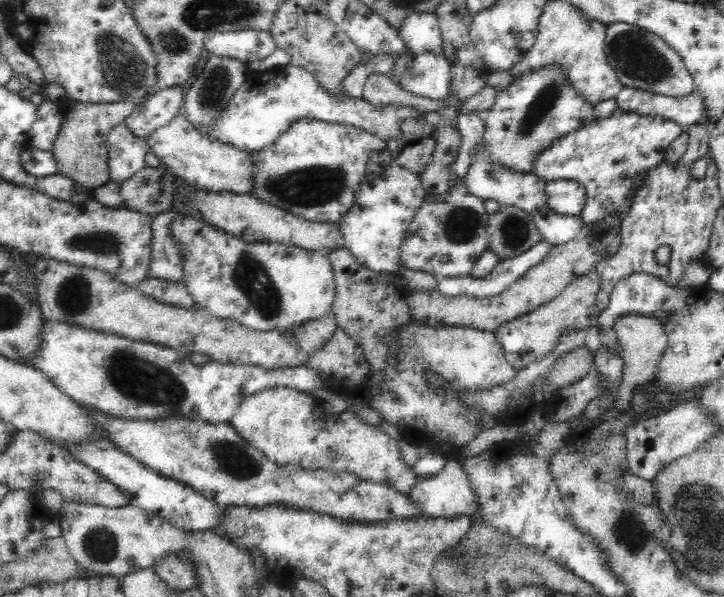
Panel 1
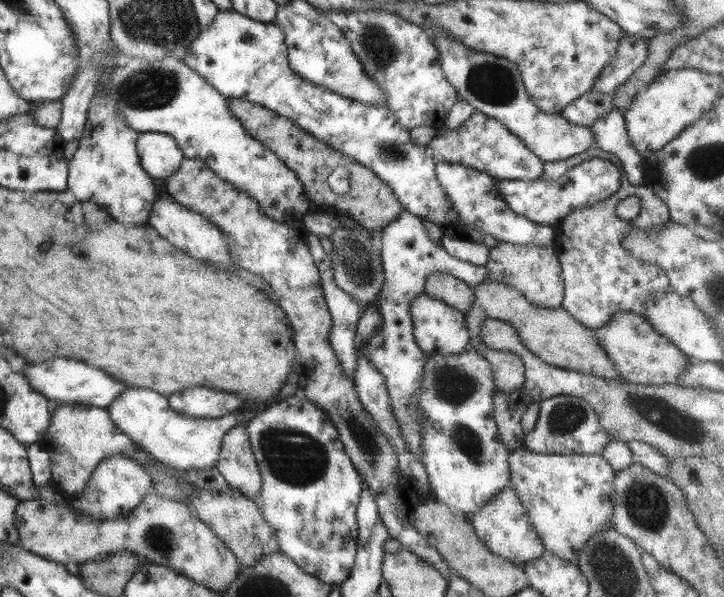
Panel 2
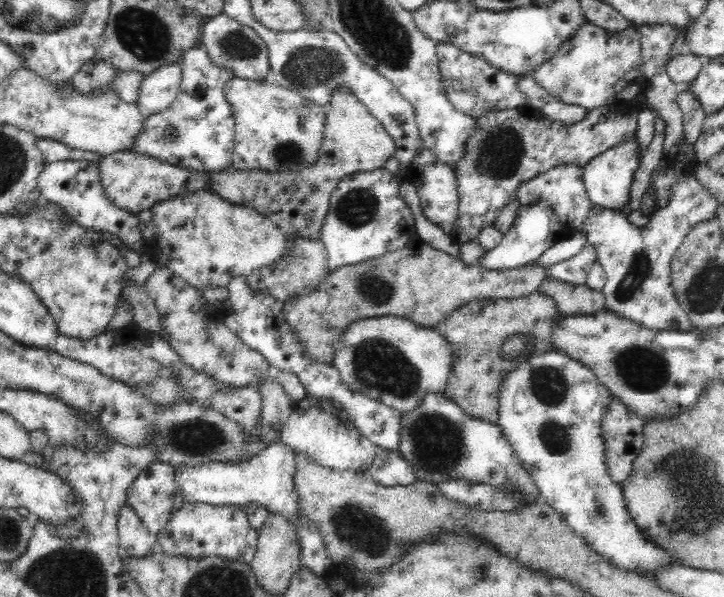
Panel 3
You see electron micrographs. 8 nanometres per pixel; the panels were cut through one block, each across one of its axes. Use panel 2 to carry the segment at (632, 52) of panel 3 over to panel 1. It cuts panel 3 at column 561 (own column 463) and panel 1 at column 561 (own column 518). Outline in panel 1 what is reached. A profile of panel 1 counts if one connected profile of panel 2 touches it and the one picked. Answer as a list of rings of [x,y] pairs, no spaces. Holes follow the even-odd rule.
[[[558,67],[528,71],[506,90],[499,91],[484,117],[482,147],[493,166],[502,166],[515,174],[535,174],[536,159],[562,137],[593,123],[594,105],[584,101]]]

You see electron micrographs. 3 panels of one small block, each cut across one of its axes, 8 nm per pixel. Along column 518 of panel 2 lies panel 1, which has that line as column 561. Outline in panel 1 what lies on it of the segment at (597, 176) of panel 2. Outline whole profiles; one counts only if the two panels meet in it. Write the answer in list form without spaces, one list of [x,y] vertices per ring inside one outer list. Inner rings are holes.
[[[572,180],[545,182],[546,207],[556,216],[579,216],[586,202],[585,189]]]

